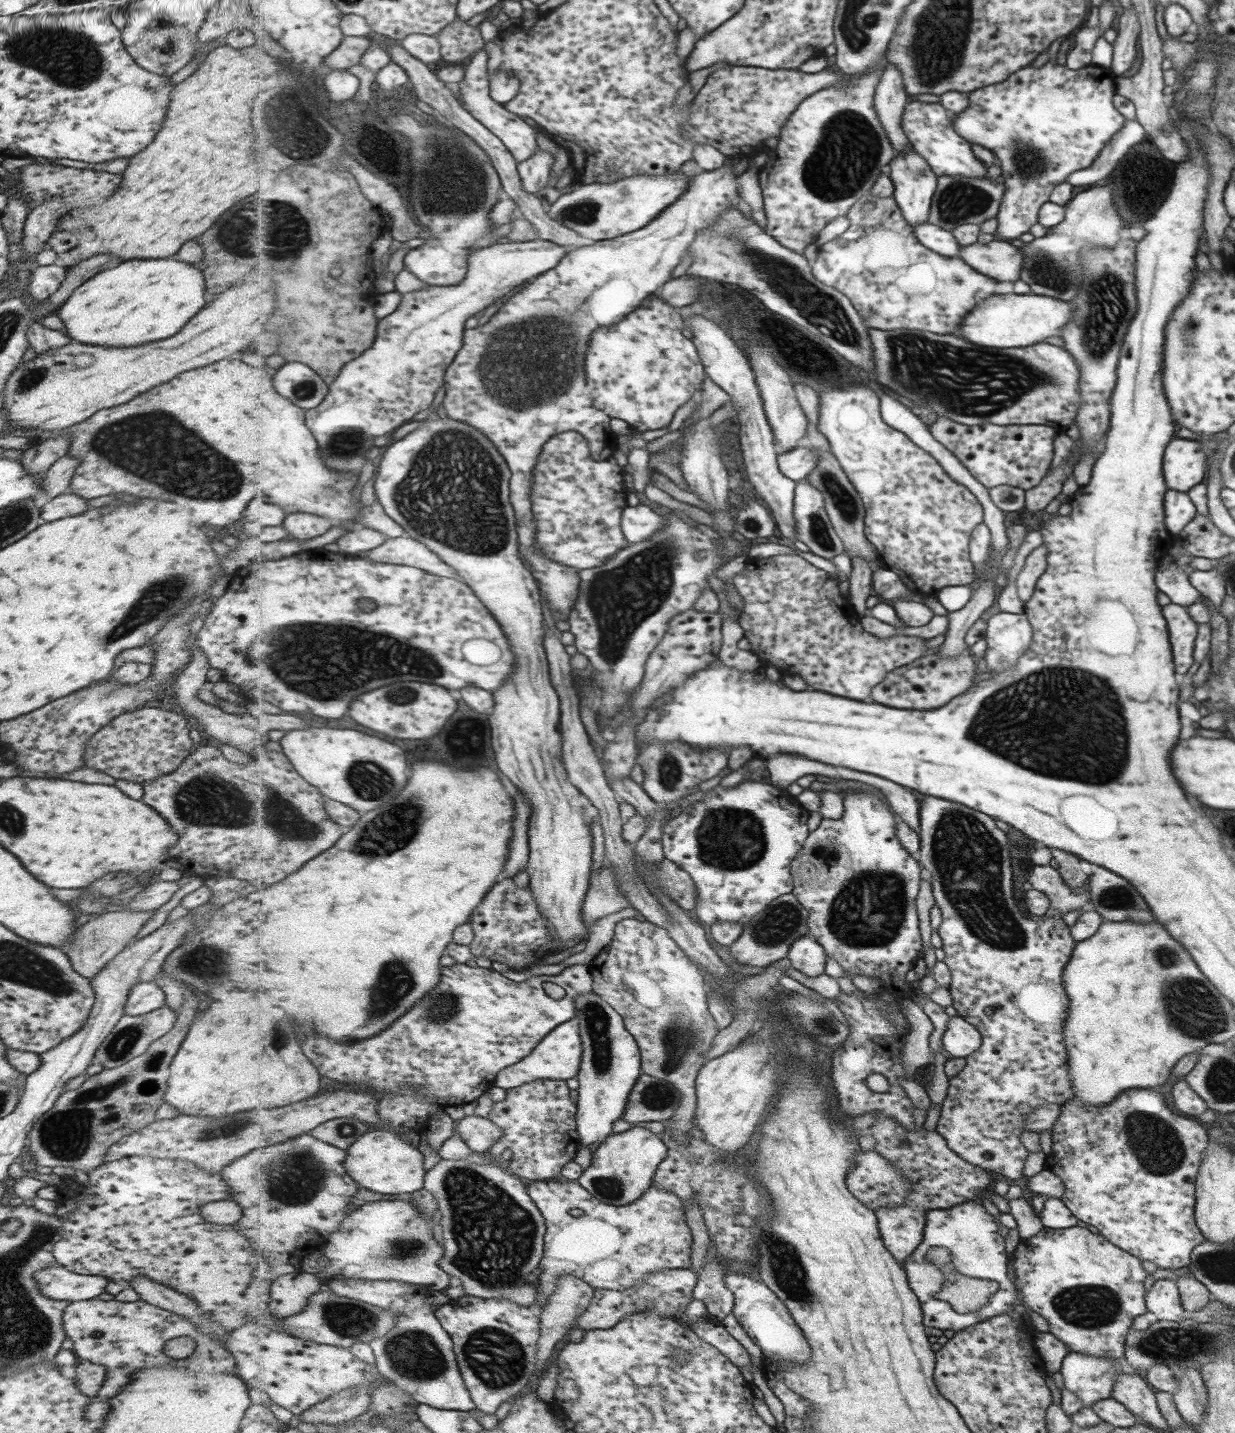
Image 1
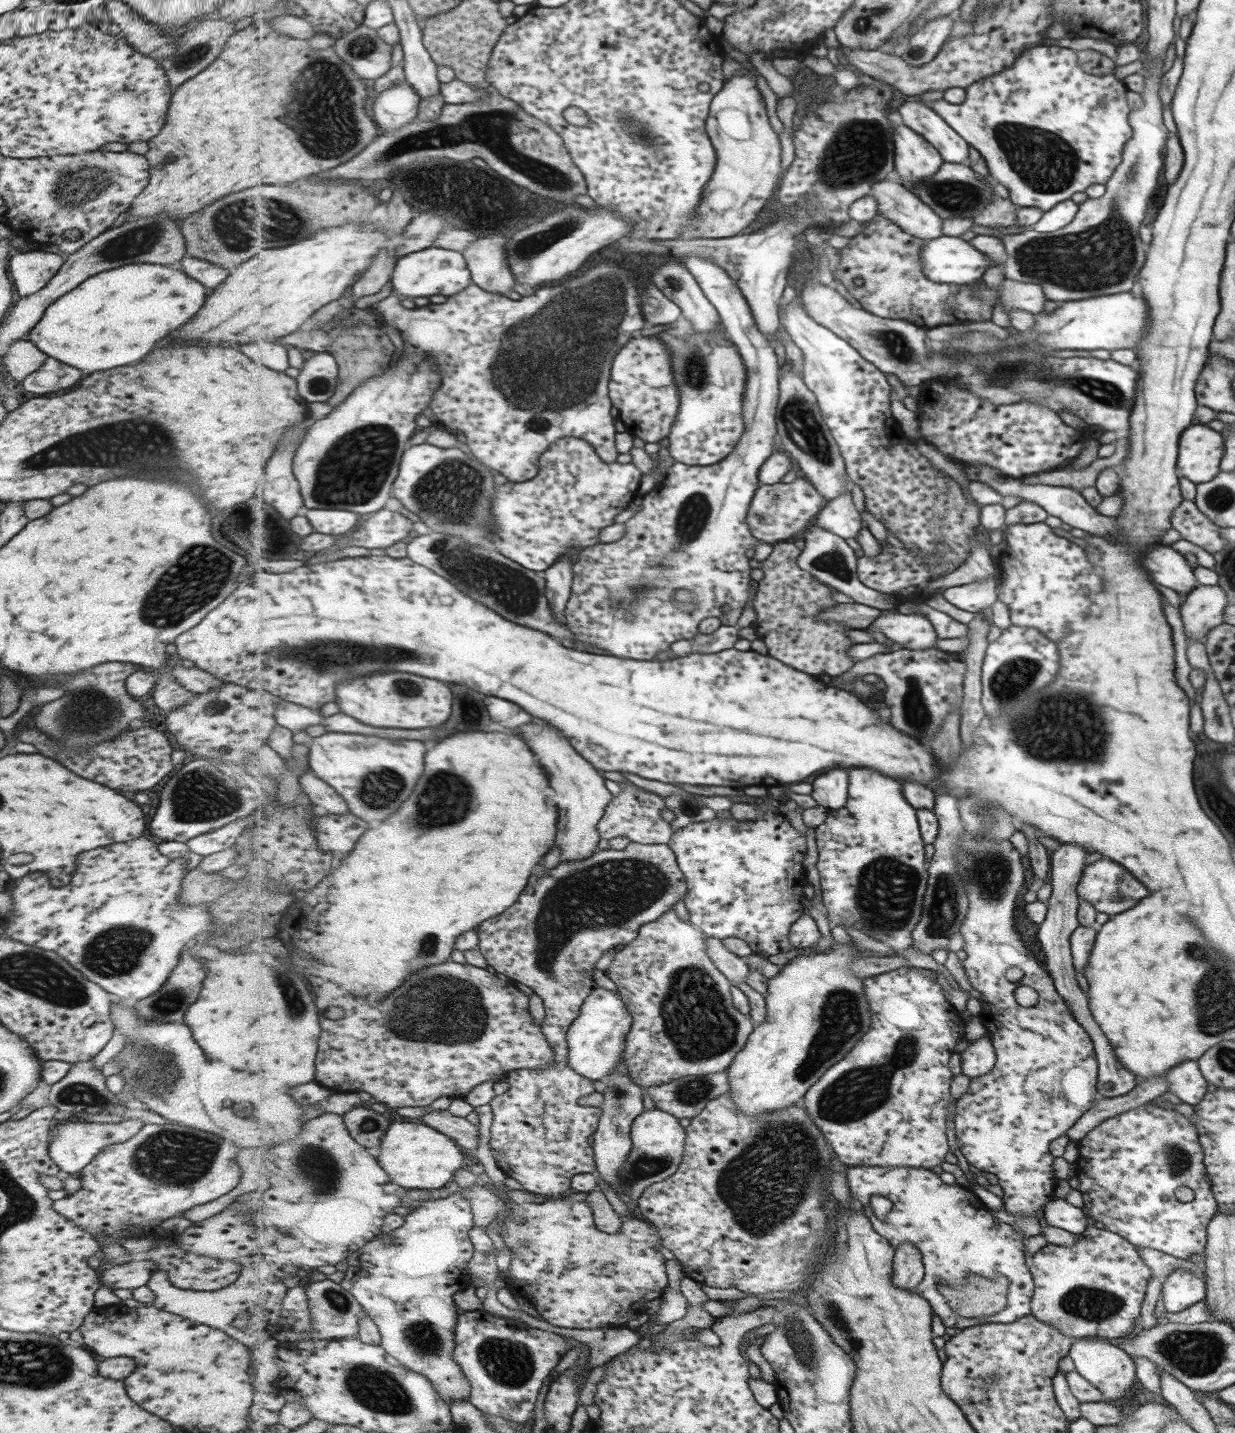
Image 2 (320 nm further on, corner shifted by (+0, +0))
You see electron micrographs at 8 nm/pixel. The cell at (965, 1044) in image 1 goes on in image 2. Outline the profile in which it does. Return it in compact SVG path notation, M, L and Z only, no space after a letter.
M983 1035L979 1039L969 1041L969 1046L959 1054L961 1073L969 1079L987 1075L994 1069L997 1061L990 1035Z

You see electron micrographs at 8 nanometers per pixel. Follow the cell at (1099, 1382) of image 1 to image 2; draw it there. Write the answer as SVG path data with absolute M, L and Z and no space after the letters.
M1097 1337L1087 1338L1087 1340L1077 1339L1067 1356L1074 1364L1074 1370L1085 1380L1095 1385L1097 1390L1102 1392L1102 1398L1105 1401L1112 1402L1116 1398L1125 1396L1129 1392L1131 1384L1135 1382L1137 1368L1134 1366L1133 1358L1123 1348L1113 1346L1107 1340L1101 1340Z

